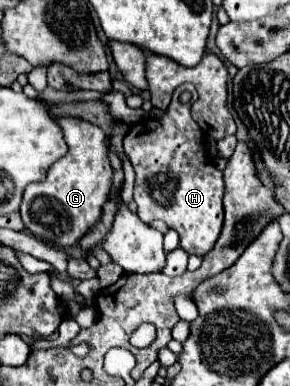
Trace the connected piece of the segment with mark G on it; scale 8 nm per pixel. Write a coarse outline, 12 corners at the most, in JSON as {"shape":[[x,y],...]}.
{"shape":[[59,118],[69,150],[25,188],[21,218],[67,248],[99,222],[107,136]]}

